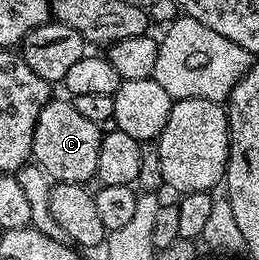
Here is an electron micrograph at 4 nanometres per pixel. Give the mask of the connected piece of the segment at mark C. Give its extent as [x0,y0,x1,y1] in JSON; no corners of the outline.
[33,98,104,184]

